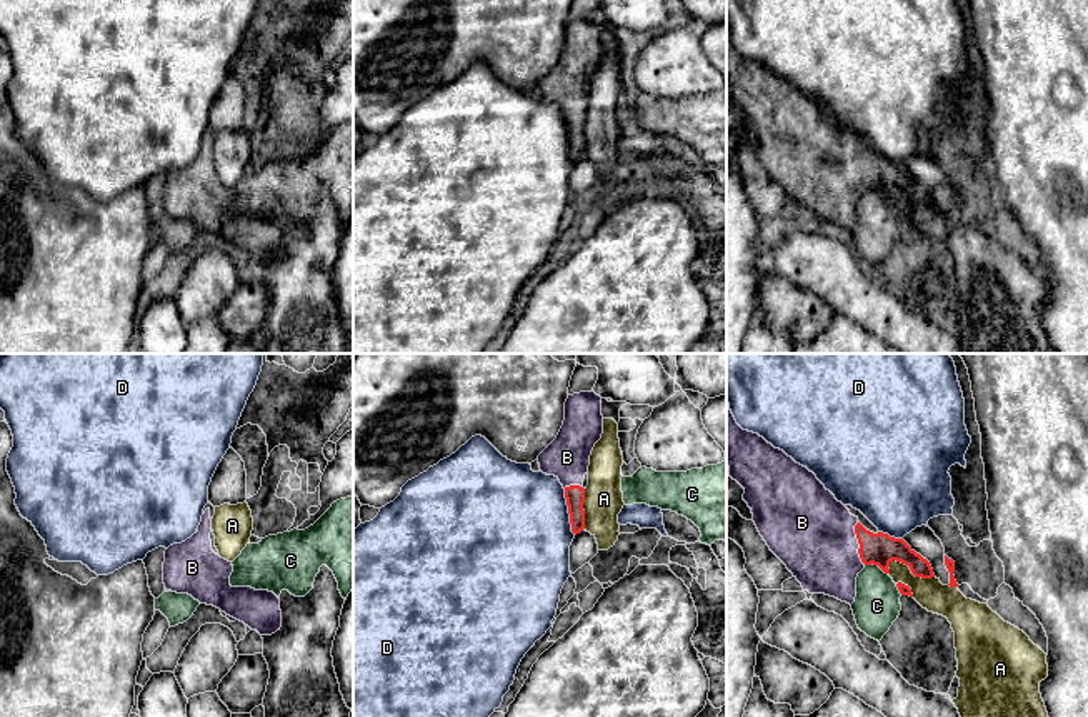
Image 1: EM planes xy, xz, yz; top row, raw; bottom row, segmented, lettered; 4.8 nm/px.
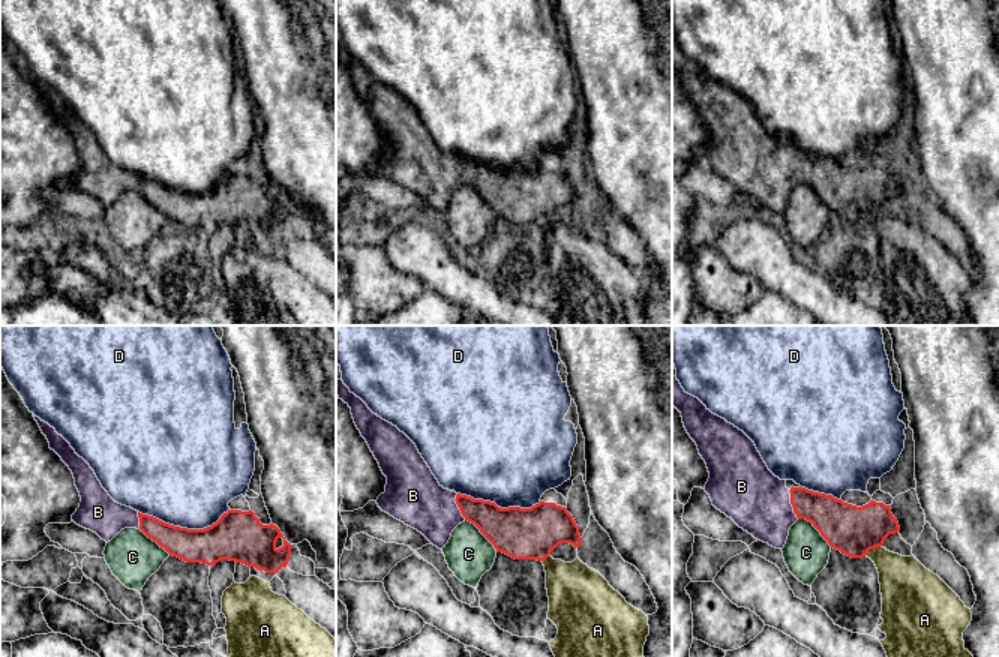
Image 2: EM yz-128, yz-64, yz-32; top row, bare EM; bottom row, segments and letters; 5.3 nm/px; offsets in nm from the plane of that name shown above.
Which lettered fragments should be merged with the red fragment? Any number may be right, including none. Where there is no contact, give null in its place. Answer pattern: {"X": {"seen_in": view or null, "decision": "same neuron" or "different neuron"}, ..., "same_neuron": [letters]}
{"A": {"seen_in": "yz", "decision": "different neuron"}, "B": {"seen_in": "yz", "decision": "same neuron"}, "C": {"seen_in": "yz", "decision": "different neuron"}, "D": {"seen_in": "xz", "decision": "different neuron"}, "same_neuron": ["B"]}

